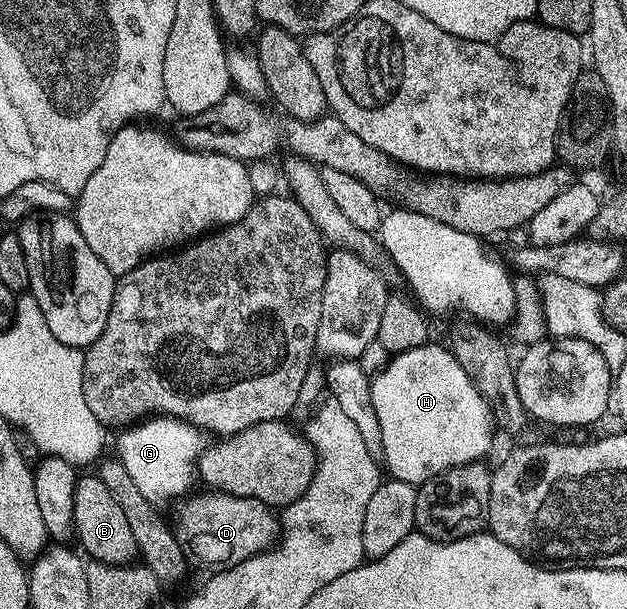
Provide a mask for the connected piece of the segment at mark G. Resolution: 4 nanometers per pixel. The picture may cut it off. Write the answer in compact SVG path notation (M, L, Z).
M157 416L120 432L123 433L119 436L117 459L123 463L125 470L129 470L129 478L137 482L145 498L162 502L170 496L182 497L188 491L186 488L191 484L191 476L193 480L197 472L196 464L201 451L200 429L183 420L172 420L170 416Z

